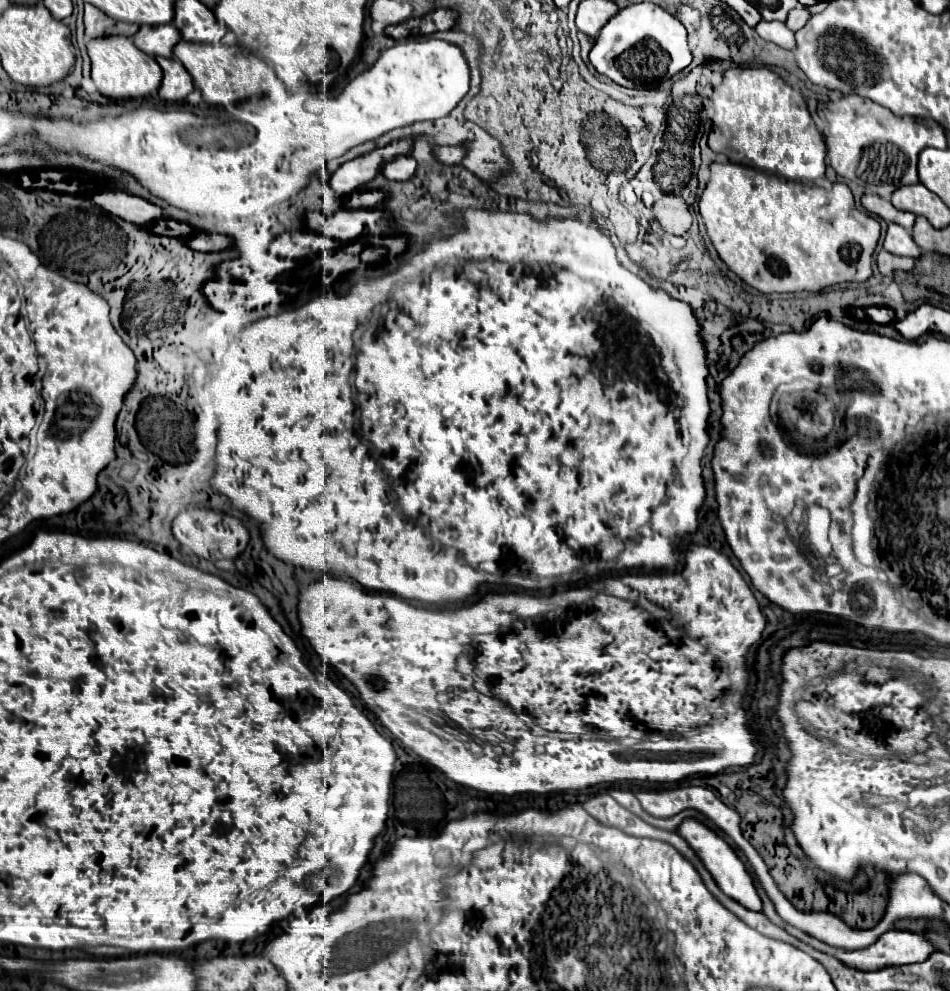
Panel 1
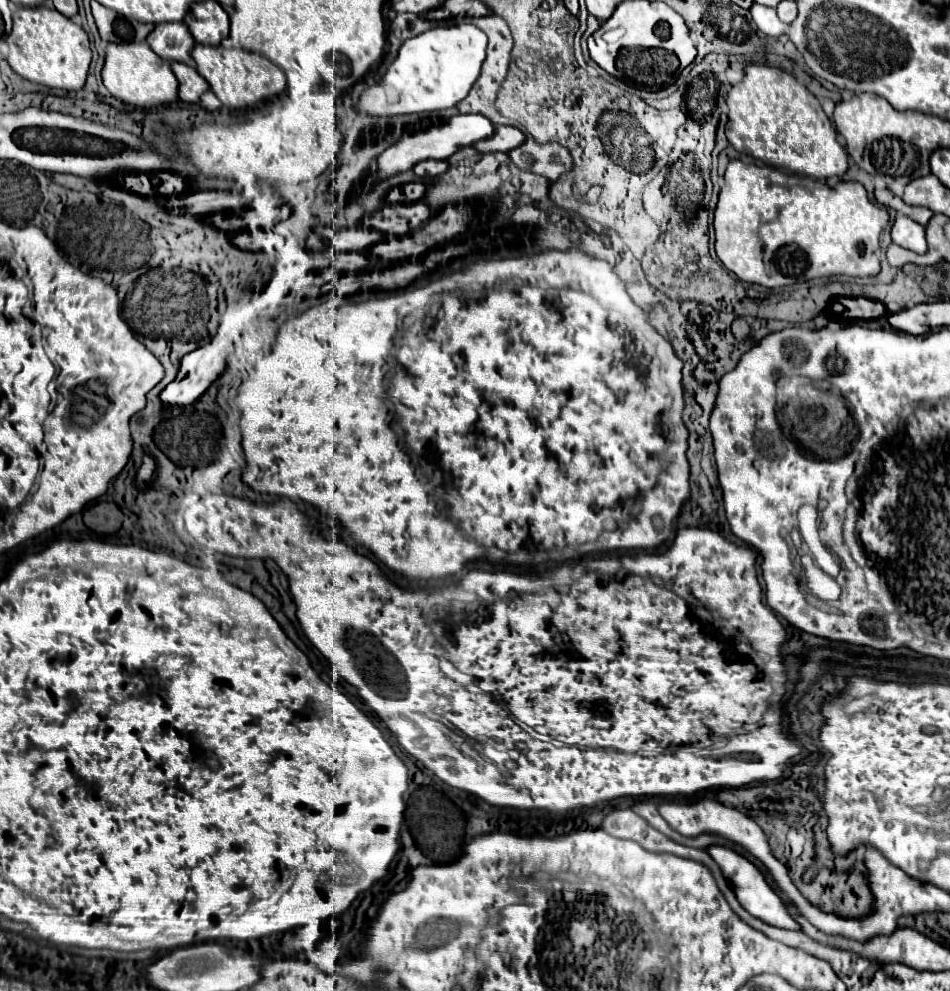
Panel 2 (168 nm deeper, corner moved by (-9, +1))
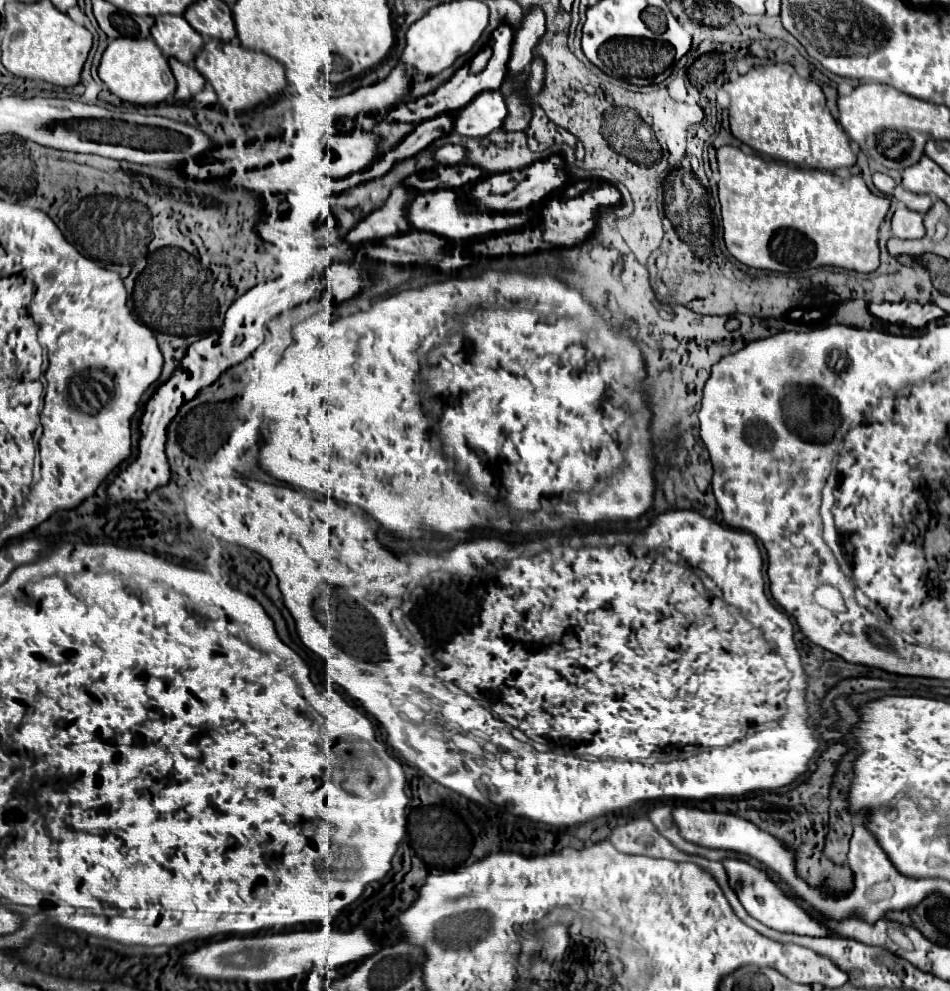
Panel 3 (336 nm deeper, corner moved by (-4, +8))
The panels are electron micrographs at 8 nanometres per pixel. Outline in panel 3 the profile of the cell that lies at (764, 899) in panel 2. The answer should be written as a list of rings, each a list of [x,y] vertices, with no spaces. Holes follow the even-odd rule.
[[[725,858],[723,866],[729,876],[729,884],[735,890],[739,902],[755,920],[763,922],[765,926],[769,926],[773,930],[781,930],[781,932],[793,932],[793,934],[805,934],[805,936],[825,936],[825,934],[829,936],[831,934],[831,932],[827,932],[827,928],[823,928],[819,922],[815,922],[803,908],[799,908],[791,898],[787,898],[763,870],[747,864],[747,862],[741,862],[737,858]]]

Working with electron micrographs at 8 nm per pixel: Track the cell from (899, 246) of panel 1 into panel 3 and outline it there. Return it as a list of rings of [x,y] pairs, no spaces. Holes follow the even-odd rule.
[[[899,206],[891,220],[891,232],[901,240],[919,240],[925,236],[923,216],[905,206]]]

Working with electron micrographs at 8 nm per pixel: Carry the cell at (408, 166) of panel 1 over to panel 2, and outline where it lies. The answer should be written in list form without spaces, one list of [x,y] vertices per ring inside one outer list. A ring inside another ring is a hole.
[[[428,159],[428,161],[420,161],[414,167],[414,173],[420,179],[430,179],[436,175],[442,175],[442,171],[448,169],[448,161],[440,161],[440,159]]]

